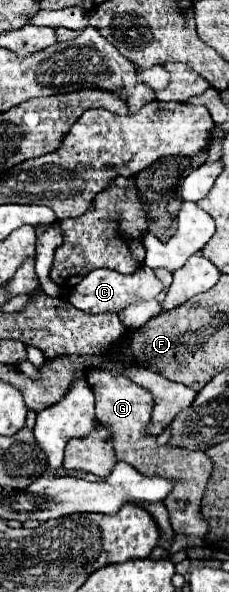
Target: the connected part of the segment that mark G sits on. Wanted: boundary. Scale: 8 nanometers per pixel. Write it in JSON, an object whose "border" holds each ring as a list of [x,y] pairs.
{"border":[[[89,369],[87,371],[87,383],[95,393],[95,405],[97,405],[97,419],[111,429],[113,449],[119,461],[131,463],[131,467],[139,469],[147,477],[175,477],[177,485],[175,491],[171,491],[163,505],[169,511],[169,523],[175,533],[181,533],[187,537],[189,547],[205,547],[207,539],[207,521],[199,517],[199,505],[201,495],[205,491],[205,485],[209,481],[213,463],[209,457],[201,451],[187,451],[187,449],[175,449],[175,447],[157,447],[155,439],[151,435],[145,435],[143,429],[147,427],[153,411],[153,397],[139,385],[127,381],[123,375],[115,375],[111,371],[99,371]]]}

